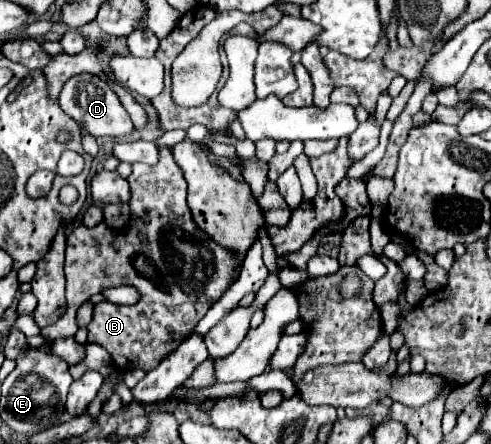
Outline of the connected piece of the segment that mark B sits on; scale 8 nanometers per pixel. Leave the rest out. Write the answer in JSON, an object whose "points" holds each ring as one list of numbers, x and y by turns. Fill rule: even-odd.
{"points":[[160,148,156,166,136,162,126,180,130,182,130,218,126,228,118,230,100,222,92,228,78,224,68,232,64,262,67,309,58,322,42,328,41,334,46,340,75,336,77,311,92,294,108,286,134,286,140,292,136,304,118,306,100,302,94,306,94,320,88,324,88,342,104,346,120,370,142,368,150,372,194,330,208,308,236,280,238,272,234,256,194,222,186,202,188,184,170,148],[192,248,194,264,186,264,180,254]]}

